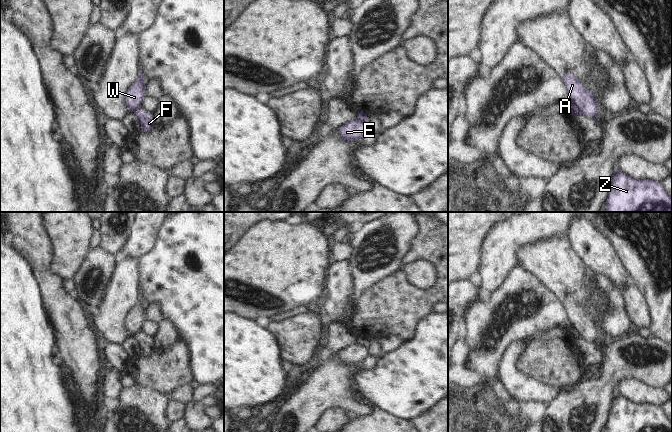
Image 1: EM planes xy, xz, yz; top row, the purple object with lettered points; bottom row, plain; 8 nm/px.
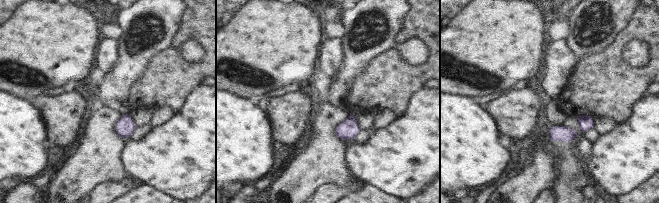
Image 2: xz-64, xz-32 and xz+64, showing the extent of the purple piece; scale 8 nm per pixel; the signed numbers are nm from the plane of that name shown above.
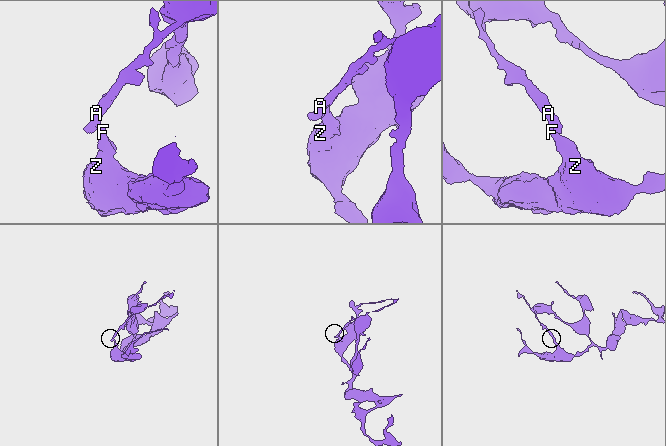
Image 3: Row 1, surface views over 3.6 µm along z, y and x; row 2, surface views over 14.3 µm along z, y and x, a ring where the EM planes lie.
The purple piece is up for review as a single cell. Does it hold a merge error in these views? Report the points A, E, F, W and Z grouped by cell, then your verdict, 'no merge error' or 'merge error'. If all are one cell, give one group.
A E W / F Z; merge error

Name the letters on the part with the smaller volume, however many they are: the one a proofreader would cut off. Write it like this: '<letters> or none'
A, E, W

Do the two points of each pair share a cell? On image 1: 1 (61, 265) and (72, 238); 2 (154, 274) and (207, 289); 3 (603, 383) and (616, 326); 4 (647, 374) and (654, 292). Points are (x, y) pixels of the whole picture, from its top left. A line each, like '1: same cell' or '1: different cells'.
1: same cell
2: same cell
3: different cells
4: different cells

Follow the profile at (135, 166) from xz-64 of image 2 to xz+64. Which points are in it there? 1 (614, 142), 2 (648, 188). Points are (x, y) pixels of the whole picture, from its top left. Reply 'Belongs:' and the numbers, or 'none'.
Belongs: 1

